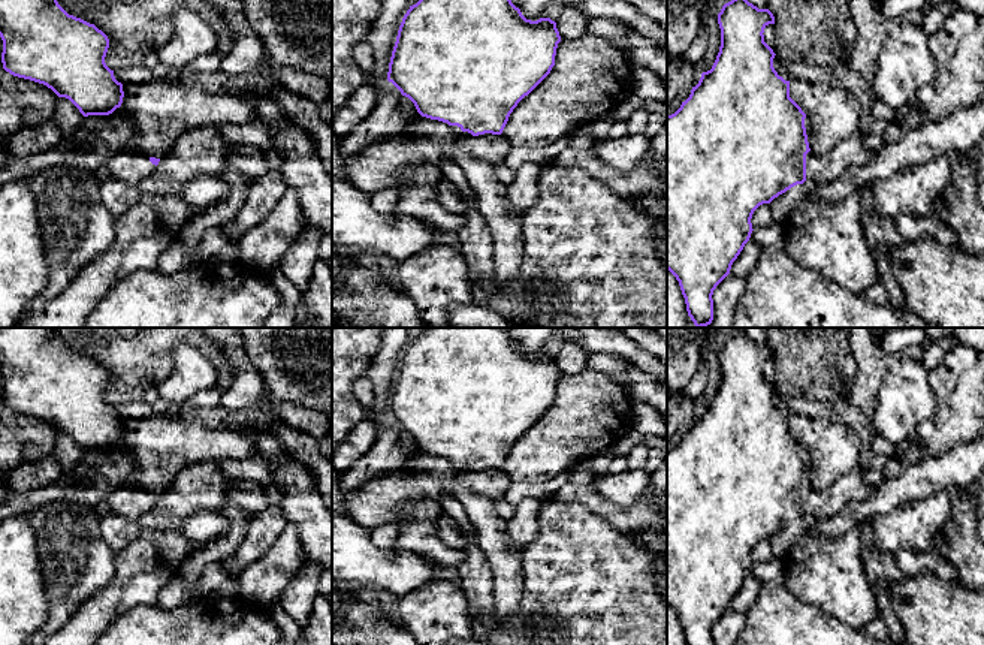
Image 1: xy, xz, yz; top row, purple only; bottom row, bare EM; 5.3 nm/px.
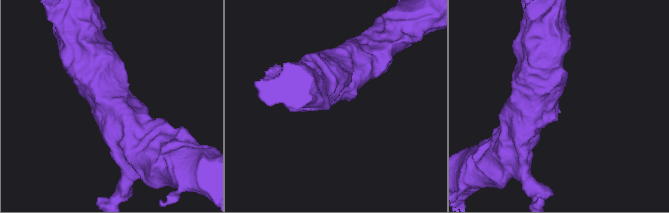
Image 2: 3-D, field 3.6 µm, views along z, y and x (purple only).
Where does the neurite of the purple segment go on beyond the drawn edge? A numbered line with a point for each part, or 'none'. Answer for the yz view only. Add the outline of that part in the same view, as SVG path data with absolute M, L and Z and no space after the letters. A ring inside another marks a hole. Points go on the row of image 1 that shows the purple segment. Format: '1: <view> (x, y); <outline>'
1: yz (850, 151); M861 136L842 139L828 154L818 157L812 151L806 154L806 181L827 184L836 180L849 166L867 165L876 151L867 150Z

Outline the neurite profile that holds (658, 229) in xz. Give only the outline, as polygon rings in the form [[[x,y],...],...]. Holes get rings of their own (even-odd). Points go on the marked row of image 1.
[[[627,199],[627,202],[636,211],[643,213],[649,217],[649,221],[652,224],[651,233],[656,245],[656,256],[661,265],[667,269],[667,241],[664,239],[664,235],[667,233],[667,218],[652,215],[642,204],[636,201]]]

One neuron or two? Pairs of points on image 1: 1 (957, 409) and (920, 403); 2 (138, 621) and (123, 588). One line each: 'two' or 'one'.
1: two
2: two

